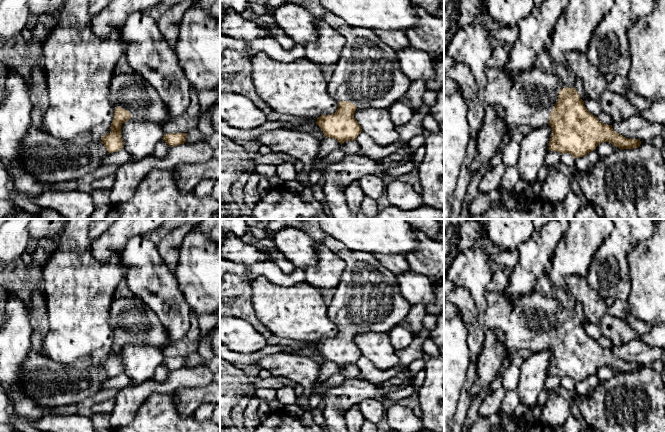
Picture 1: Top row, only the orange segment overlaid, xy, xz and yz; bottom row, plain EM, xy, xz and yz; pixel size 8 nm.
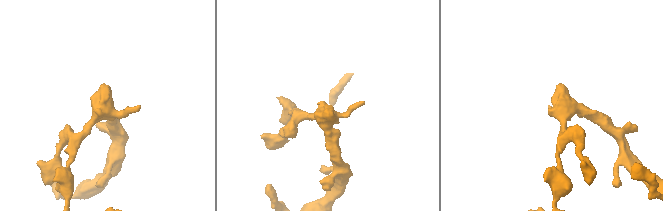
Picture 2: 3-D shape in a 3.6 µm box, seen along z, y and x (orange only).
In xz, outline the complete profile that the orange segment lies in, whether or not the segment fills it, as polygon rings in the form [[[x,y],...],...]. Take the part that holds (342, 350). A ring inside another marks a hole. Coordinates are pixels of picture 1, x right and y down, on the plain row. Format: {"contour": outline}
{"contour": [[[326,236],[322,242],[346,263],[346,267],[326,312],[329,320],[338,326],[338,333],[334,338],[318,341],[316,348],[323,355],[324,361],[333,362],[342,368],[355,364],[362,356],[360,348],[354,342],[357,332],[388,333],[403,323],[411,305],[402,297],[396,276],[385,269],[373,254],[350,250],[330,236]]]}

